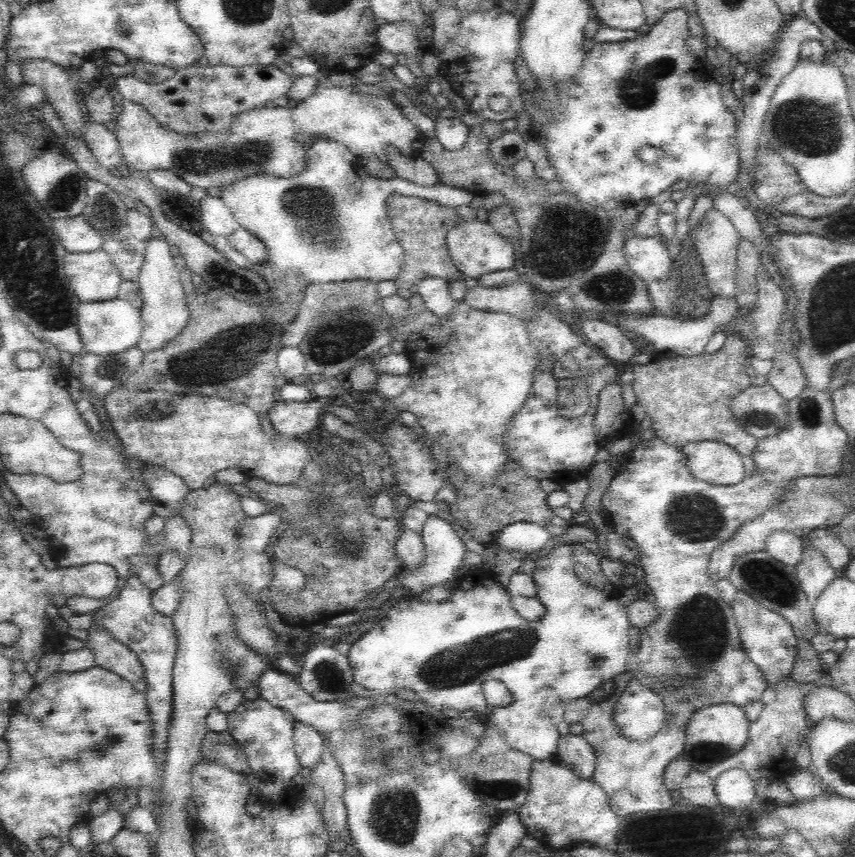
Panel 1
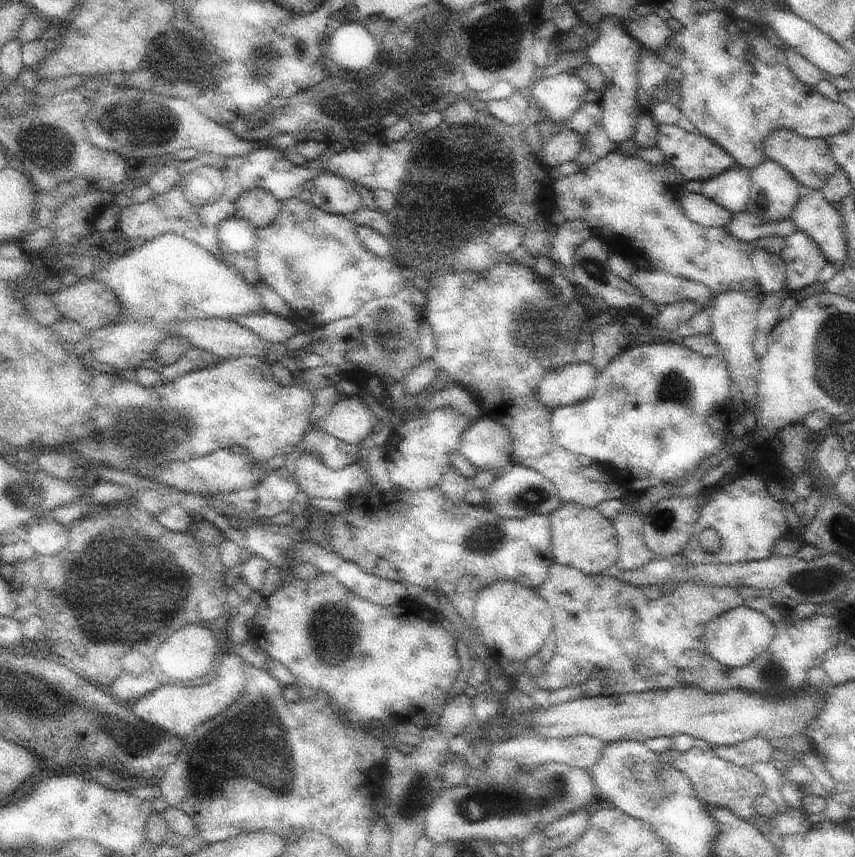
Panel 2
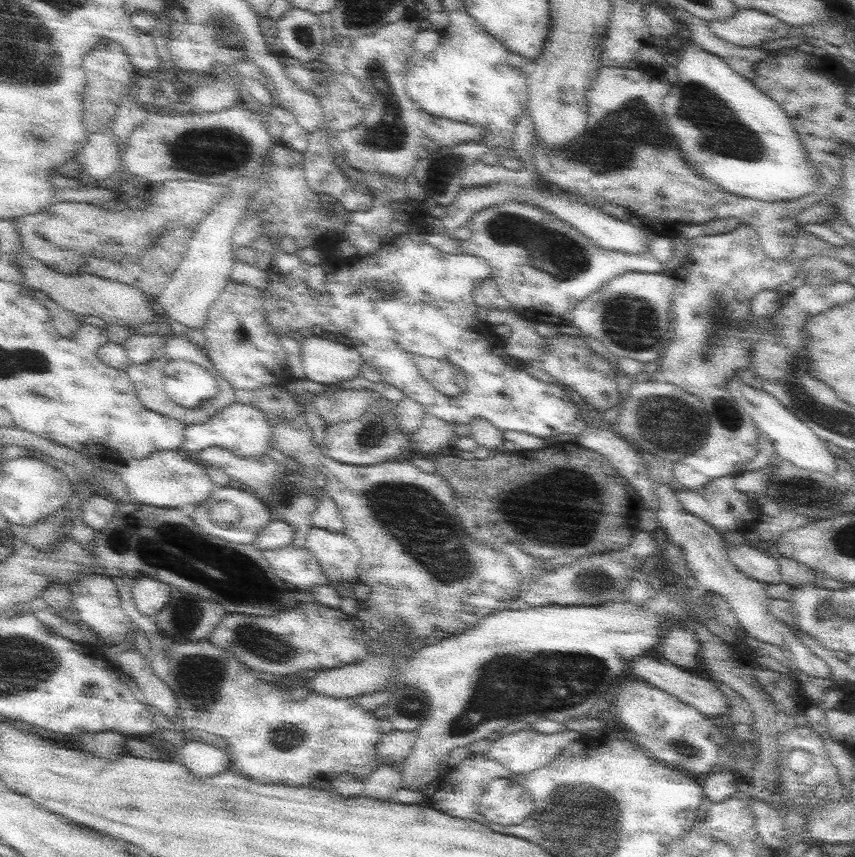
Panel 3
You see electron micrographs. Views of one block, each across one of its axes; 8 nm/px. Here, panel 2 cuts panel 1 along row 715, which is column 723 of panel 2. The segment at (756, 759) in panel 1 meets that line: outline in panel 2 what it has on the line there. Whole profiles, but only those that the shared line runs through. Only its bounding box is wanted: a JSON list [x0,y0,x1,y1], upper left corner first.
[673,740,765,822]

